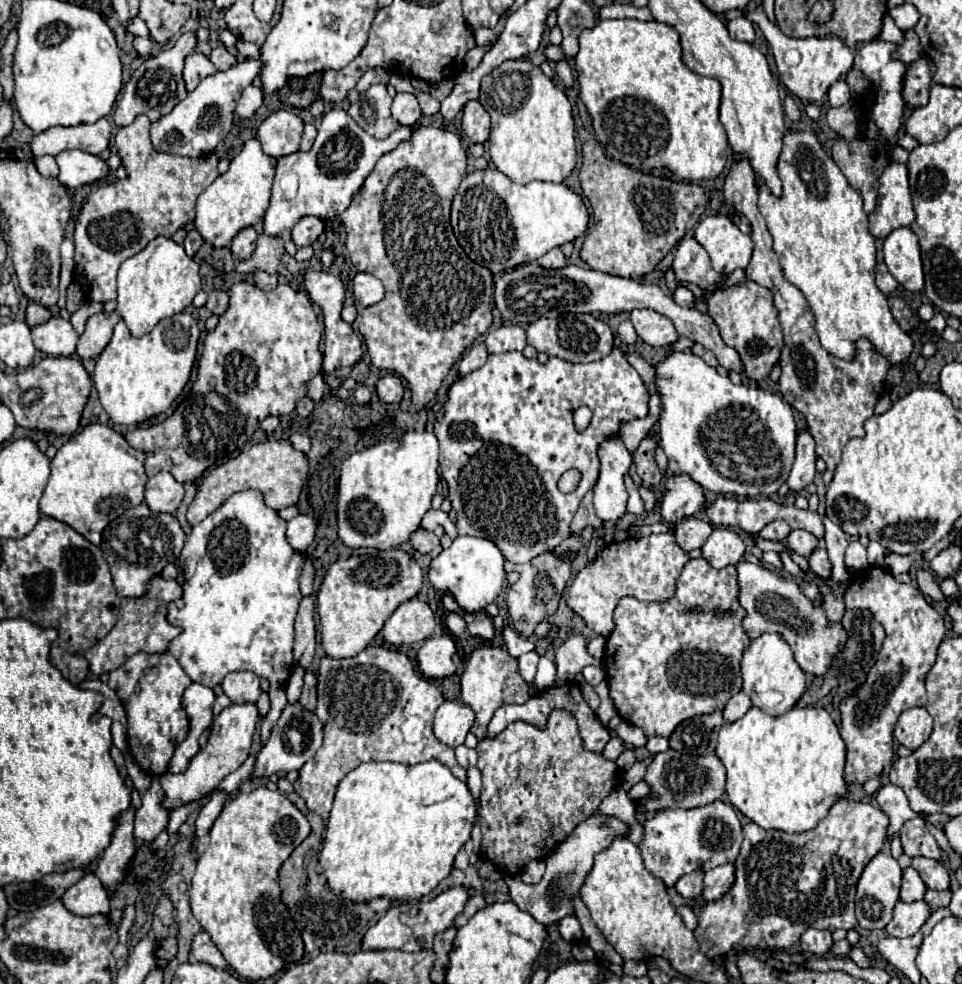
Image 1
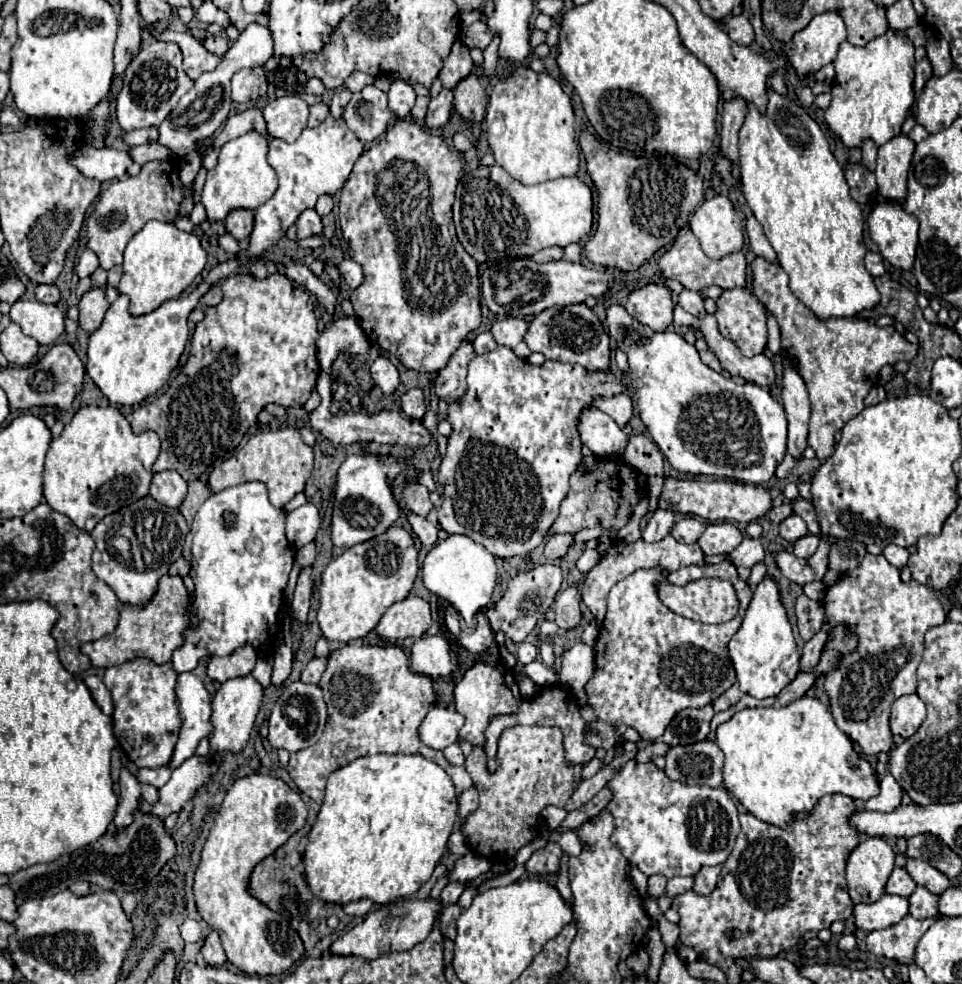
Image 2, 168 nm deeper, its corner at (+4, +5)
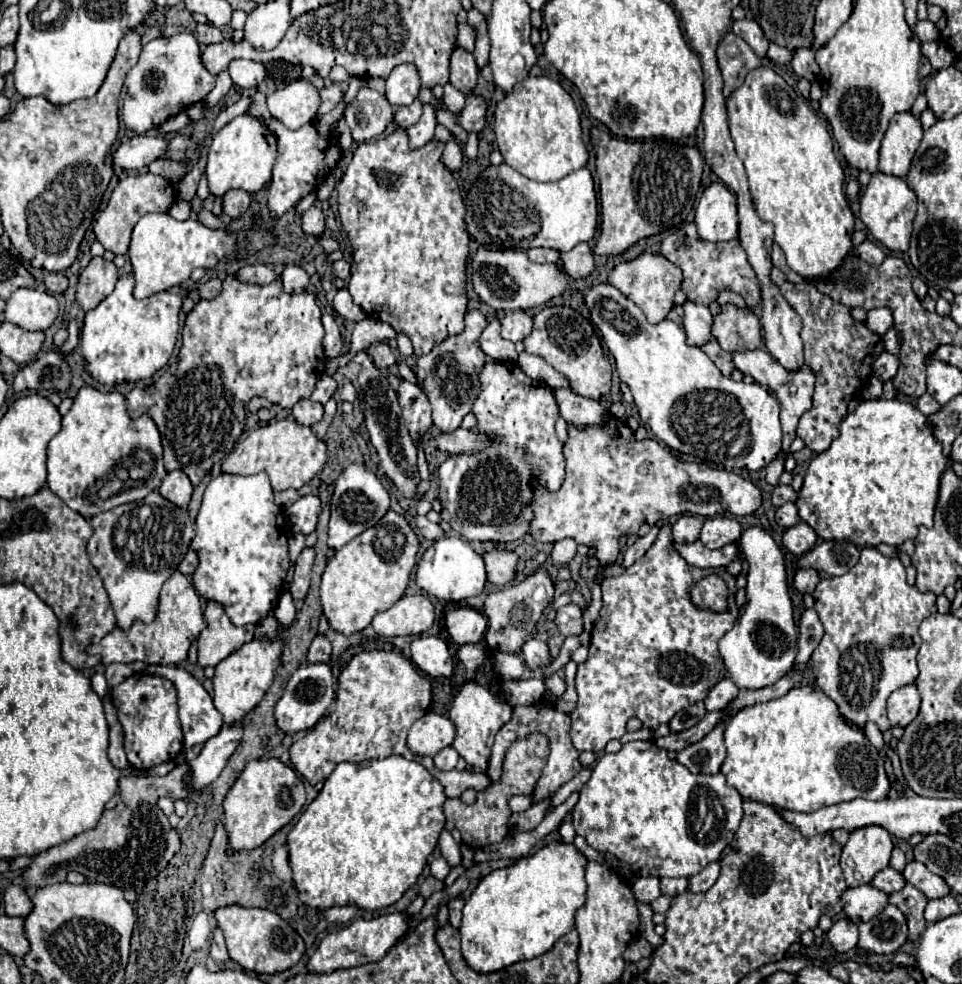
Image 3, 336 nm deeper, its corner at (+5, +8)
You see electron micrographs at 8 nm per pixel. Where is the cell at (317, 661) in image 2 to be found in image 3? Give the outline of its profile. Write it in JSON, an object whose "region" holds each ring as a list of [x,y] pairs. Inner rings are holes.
{"region":[[[317,636],[311,642],[307,662],[311,662],[311,664],[321,664],[321,662],[329,664],[331,662],[331,644],[329,644],[329,640],[325,636]]]}

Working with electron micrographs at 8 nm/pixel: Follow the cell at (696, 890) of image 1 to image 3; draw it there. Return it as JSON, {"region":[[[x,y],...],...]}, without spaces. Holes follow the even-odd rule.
{"region":[[[661,878],[661,892],[667,896],[679,896],[687,890],[689,878]]]}

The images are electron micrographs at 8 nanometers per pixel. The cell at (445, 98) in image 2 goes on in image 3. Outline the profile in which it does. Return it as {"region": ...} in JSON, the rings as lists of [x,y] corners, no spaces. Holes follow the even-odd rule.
{"region":[[[425,104],[425,106],[423,106],[423,116],[421,116],[421,120],[419,120],[417,124],[413,124],[411,128],[407,128],[411,148],[419,148],[419,146],[427,144],[427,142],[433,138],[433,134],[435,134],[435,126],[437,126],[435,106]]]}

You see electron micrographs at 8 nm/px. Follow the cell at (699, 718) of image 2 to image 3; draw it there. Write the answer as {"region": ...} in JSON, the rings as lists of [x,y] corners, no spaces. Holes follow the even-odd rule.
{"region":[[[697,702],[697,704],[693,704],[693,706],[689,706],[689,708],[681,710],[679,714],[675,714],[675,716],[673,716],[673,720],[669,722],[669,730],[671,730],[673,734],[675,734],[675,732],[689,730],[689,728],[697,726],[697,724],[703,720],[703,716],[705,716],[705,714],[707,714],[705,704],[703,704],[703,702]]]}

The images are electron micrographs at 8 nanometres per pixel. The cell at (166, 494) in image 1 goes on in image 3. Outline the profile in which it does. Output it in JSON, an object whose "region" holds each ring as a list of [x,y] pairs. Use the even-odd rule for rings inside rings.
{"region":[[[183,470],[167,472],[167,476],[163,478],[163,482],[159,486],[159,494],[179,508],[189,504],[191,492],[193,492],[193,484],[189,482],[187,474],[183,474]]]}

